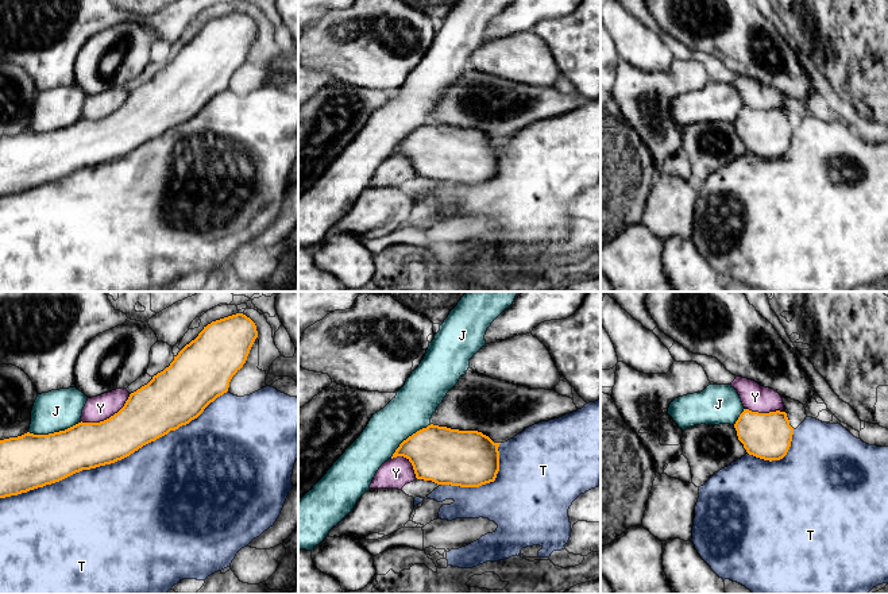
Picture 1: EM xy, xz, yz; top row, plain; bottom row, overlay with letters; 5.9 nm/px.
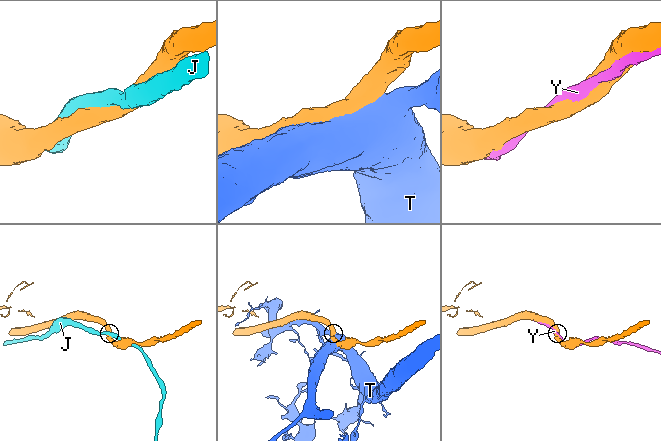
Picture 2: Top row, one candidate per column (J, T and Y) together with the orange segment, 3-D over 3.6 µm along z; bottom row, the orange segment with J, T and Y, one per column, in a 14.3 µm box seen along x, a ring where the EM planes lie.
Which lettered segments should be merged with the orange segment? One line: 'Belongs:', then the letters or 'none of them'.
Belongs: Y

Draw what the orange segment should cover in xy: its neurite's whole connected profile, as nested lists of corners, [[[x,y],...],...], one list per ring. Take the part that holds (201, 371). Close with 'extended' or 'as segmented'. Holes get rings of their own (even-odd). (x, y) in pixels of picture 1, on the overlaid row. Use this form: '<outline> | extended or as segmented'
[[[243,313],[212,321],[204,327],[194,340],[174,356],[169,367],[154,375],[147,385],[136,392],[130,394],[127,389],[116,389],[88,398],[82,409],[81,421],[65,431],[49,435],[27,432],[18,437],[0,440],[0,498],[18,495],[59,482],[82,470],[115,463],[130,456],[143,446],[167,435],[170,431],[189,424],[197,418],[211,402],[228,392],[232,377],[246,363],[256,338],[258,331],[255,323]]] | extended

